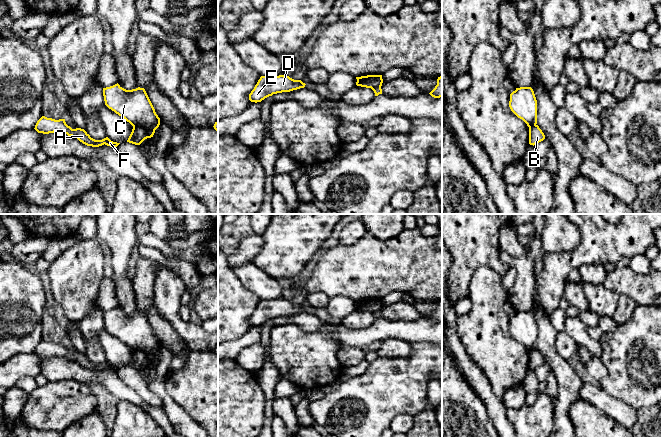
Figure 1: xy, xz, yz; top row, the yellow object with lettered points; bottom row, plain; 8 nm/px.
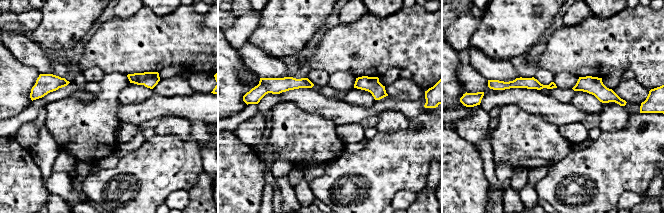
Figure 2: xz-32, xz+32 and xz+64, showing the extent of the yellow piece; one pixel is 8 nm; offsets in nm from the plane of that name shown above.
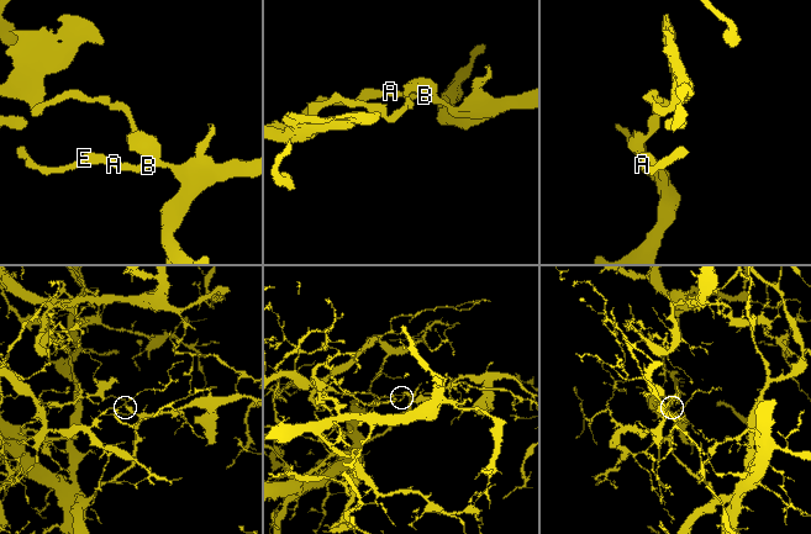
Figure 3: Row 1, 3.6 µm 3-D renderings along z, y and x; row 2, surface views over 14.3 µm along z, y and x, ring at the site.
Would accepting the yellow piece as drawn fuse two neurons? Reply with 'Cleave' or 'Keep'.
Cleave

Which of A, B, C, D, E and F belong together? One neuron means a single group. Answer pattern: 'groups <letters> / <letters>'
groups A B D E F / C

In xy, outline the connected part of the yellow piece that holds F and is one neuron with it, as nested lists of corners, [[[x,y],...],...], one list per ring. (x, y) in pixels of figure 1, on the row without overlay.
[[[42,340],[36,347],[34,352],[38,357],[49,358],[54,356],[65,357],[68,360],[77,362],[80,366],[87,370],[99,371],[107,369],[110,371],[117,371],[120,367],[111,365],[108,361],[102,364],[95,364],[81,352],[72,353],[65,346],[65,343],[55,344]]]

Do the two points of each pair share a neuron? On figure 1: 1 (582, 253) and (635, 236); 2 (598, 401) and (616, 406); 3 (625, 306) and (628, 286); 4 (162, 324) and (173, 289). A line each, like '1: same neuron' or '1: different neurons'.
1: same neuron
2: same neuron
3: different neurons
4: different neurons

